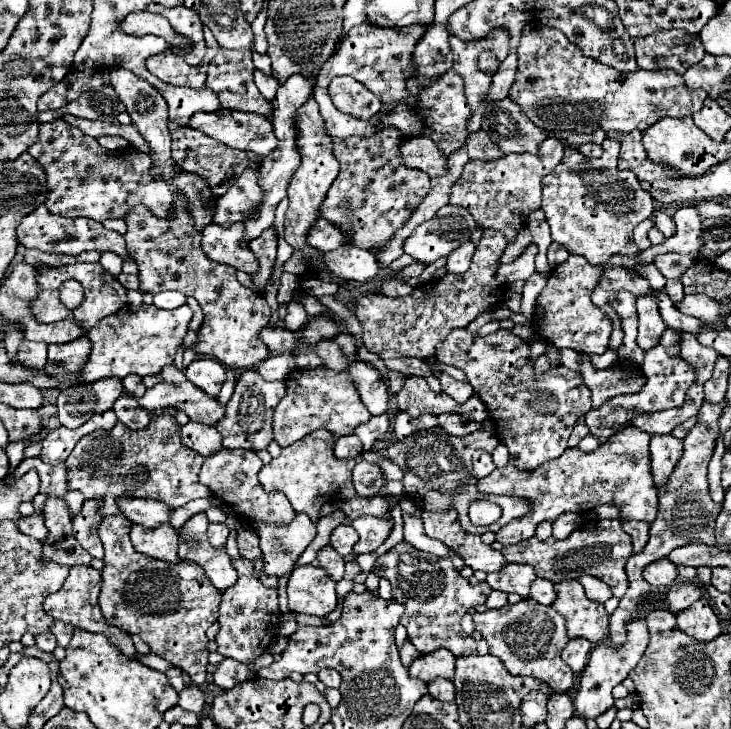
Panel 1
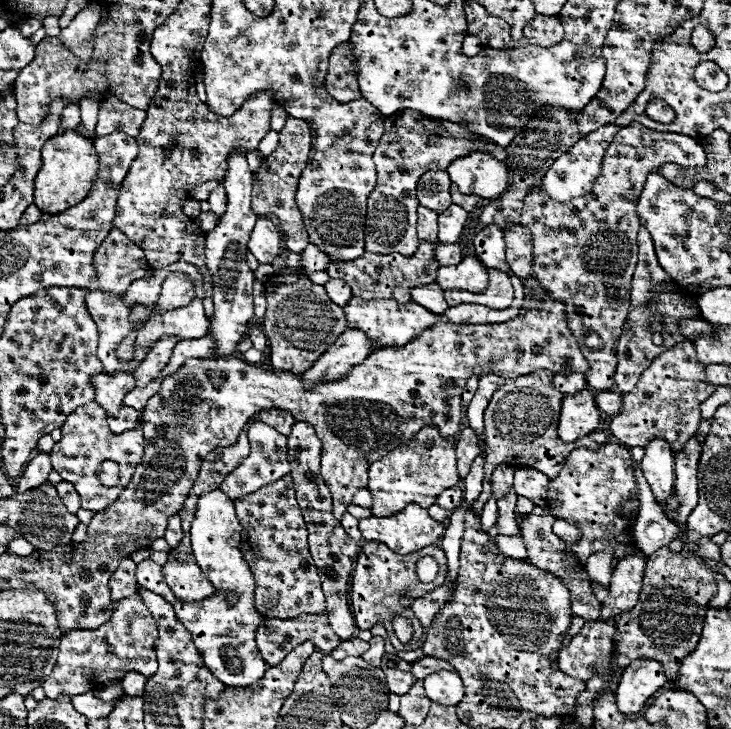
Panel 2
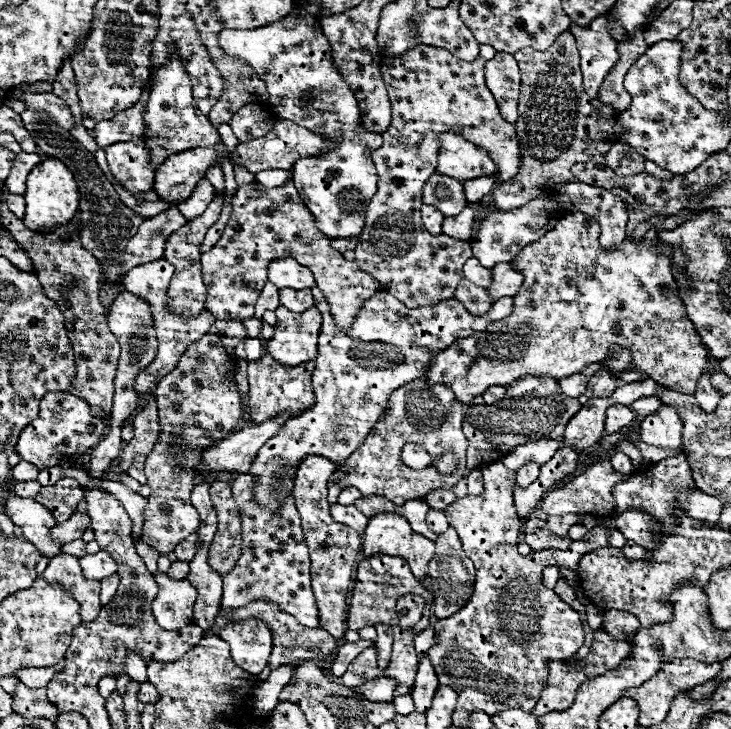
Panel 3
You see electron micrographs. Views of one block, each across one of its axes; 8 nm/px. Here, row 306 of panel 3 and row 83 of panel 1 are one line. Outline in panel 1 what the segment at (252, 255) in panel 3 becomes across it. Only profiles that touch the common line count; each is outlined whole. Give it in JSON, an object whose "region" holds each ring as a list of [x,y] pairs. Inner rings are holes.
{"region":[[[220,50],[208,64],[208,80],[206,86],[216,92],[220,98],[222,108],[230,110],[242,110],[242,112],[256,112],[260,116],[270,116],[272,108],[270,102],[262,98],[258,92],[254,78],[254,64],[252,64],[252,50]],[[350,76],[334,78],[328,90],[334,106],[340,112],[352,114],[354,118],[360,118],[360,120],[370,120],[372,116],[376,116],[378,108],[382,106],[380,100],[364,84],[358,84],[358,80]]]}

